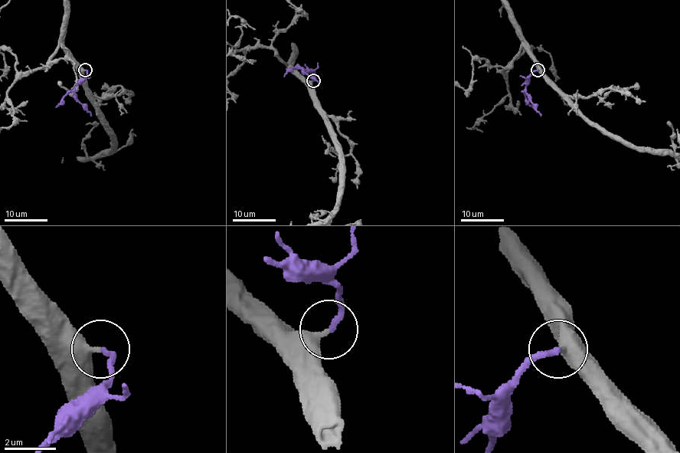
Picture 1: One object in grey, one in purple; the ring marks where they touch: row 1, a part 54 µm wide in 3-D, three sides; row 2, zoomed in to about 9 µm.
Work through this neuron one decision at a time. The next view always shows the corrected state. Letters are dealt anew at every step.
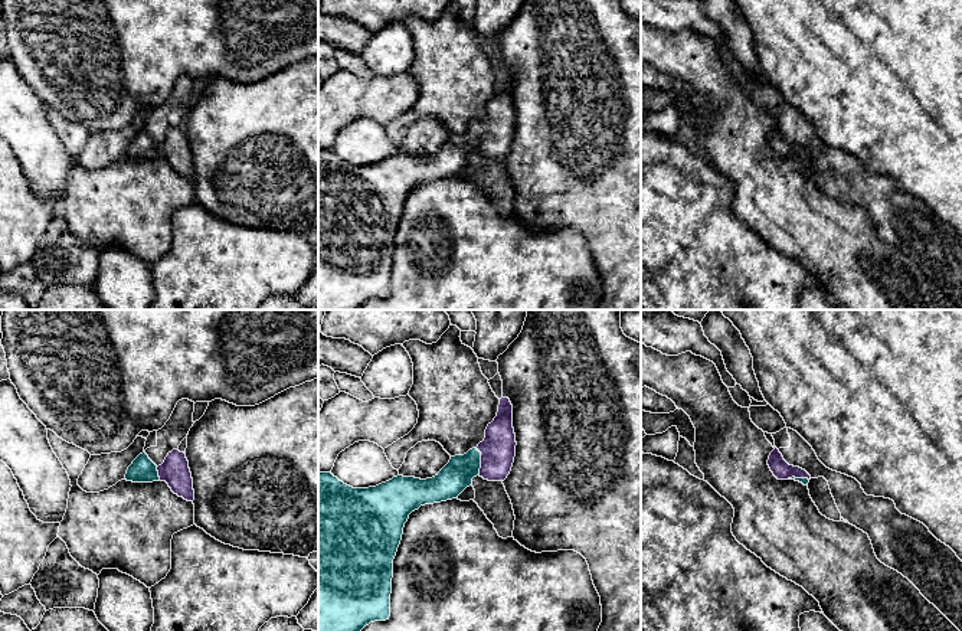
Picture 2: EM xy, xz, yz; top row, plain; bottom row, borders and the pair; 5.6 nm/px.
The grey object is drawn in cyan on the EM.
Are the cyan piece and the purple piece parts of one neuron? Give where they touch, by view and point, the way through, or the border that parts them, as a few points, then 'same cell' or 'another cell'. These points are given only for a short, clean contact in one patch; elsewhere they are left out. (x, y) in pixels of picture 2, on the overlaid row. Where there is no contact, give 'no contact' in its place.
contact xz (480, 461); way xz (458, 473), (480, 461), (497, 450); same cell

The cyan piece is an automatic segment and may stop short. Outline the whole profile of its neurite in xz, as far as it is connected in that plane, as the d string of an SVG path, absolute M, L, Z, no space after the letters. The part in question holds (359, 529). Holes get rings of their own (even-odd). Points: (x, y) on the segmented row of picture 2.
M501 398L497 416L488 424L484 441L464 455L451 457L432 478L397 475L376 487L353 488L331 473L318 473L318 631L361 631L370 622L389 619L393 559L409 514L421 506L457 498L477 475L488 481L504 481L514 462L516 445L513 405L508 398Z

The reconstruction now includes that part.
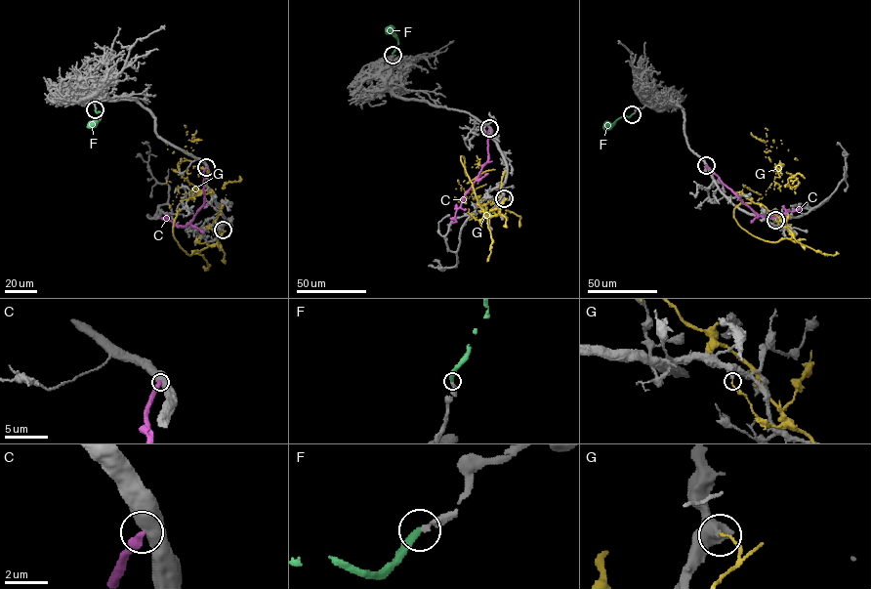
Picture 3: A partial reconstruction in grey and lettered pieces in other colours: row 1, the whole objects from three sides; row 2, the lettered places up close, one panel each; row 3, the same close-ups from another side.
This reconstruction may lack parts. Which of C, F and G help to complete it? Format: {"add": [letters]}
{"add": ["F"]}

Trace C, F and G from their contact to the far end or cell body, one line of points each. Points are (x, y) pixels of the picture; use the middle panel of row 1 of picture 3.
C: (490, 128), (488, 161), (457, 210), (455, 222), (451, 222)
F: (393, 55), (398, 40), (387, 27)
G: (504, 198), (500, 212), (488, 217), (462, 156), (465, 198), (471, 188), (472, 193), (479, 187), (481, 173)

